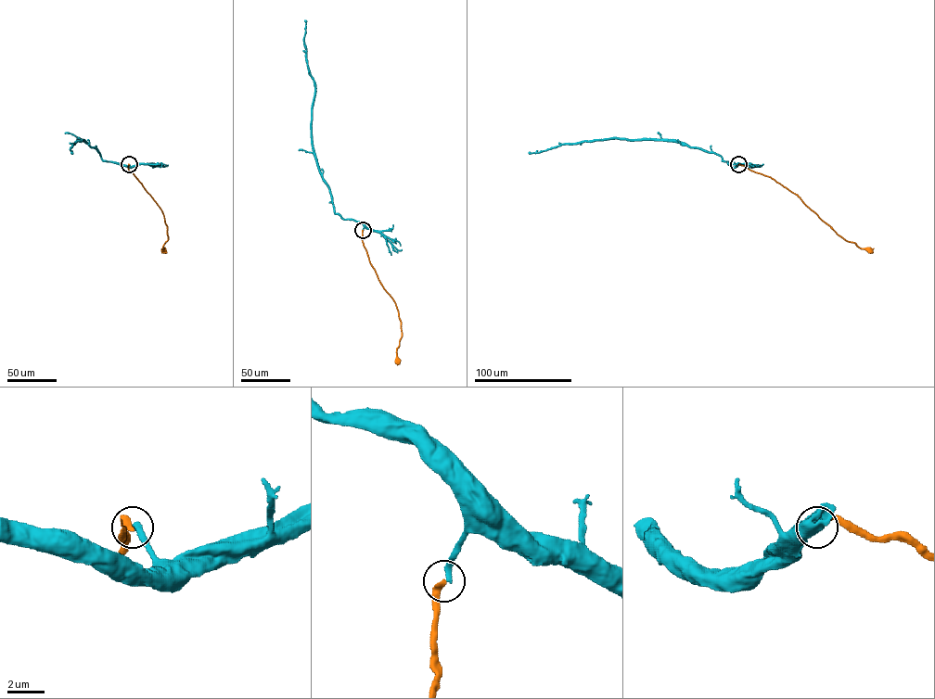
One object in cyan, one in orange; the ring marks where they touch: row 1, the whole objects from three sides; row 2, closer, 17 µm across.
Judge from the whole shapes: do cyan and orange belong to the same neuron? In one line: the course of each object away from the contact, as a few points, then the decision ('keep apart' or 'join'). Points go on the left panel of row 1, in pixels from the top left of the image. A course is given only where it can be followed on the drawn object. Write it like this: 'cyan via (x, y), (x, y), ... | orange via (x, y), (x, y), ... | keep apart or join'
cyan via (129, 164), (130, 167), (103, 160), (95, 147), (80, 139), (72, 144), (71, 152) | orange via (129, 164), (129, 171), (164, 216), (168, 239), (163, 248) | keep apart

